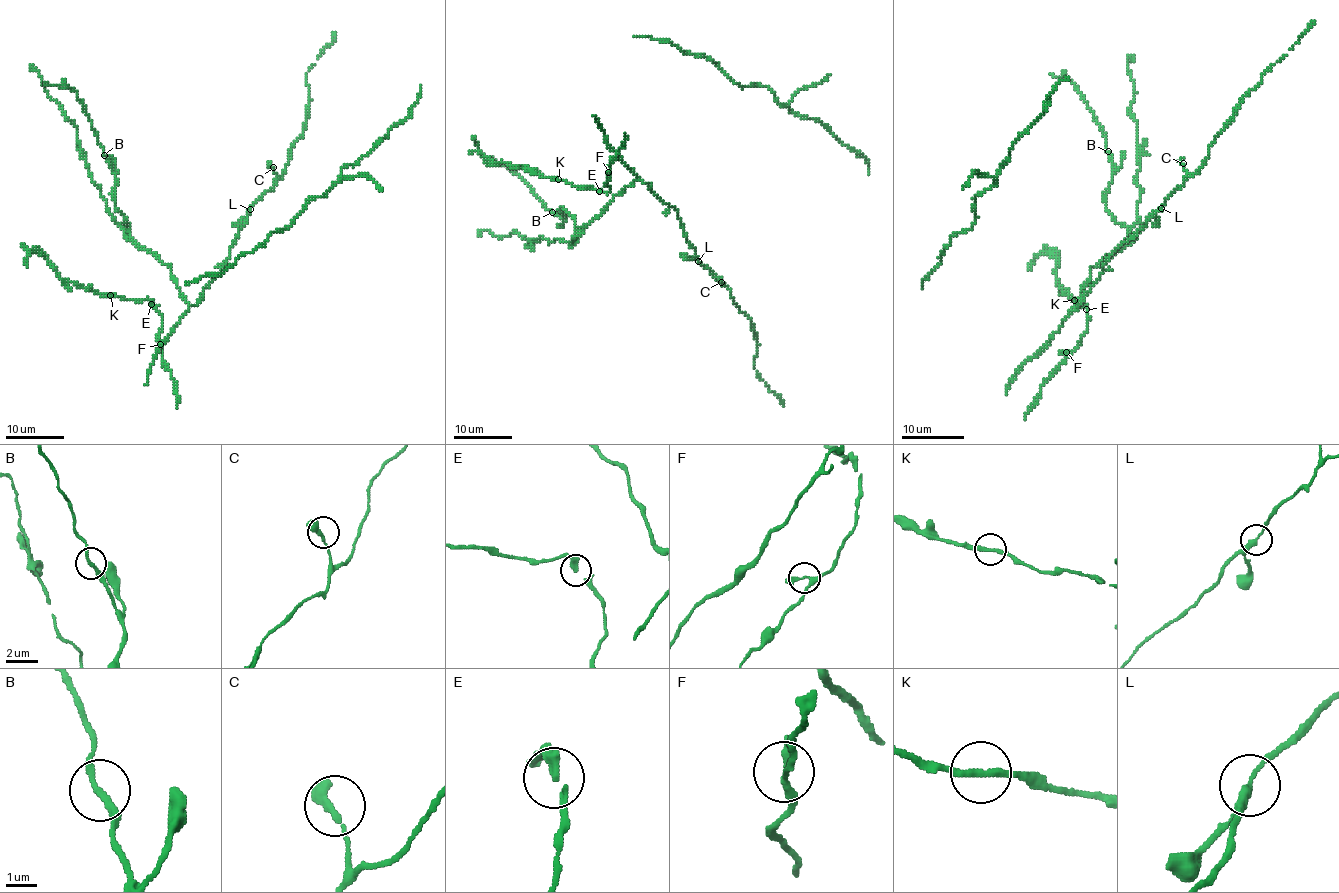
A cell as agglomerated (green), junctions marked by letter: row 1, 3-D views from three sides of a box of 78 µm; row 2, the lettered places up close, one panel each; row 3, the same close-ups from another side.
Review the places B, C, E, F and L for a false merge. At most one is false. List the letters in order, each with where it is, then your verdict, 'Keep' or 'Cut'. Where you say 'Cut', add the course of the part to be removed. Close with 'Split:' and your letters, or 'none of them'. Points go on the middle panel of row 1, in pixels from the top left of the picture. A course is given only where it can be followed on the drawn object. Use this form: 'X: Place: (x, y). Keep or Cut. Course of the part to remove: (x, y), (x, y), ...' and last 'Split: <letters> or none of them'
B: Place: (552, 212). Keep
C: Place: (721, 282). Keep
E: Place: (599, 191). Keep
F: Place: (608, 172). Keep
L: Place: (698, 261). Keep
Split: none of them

